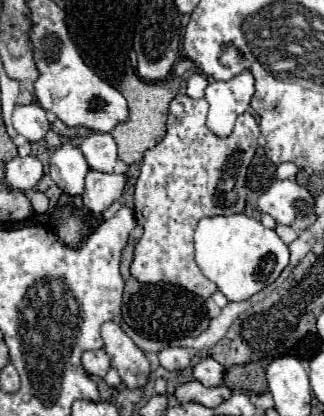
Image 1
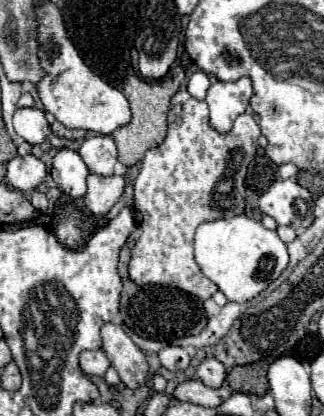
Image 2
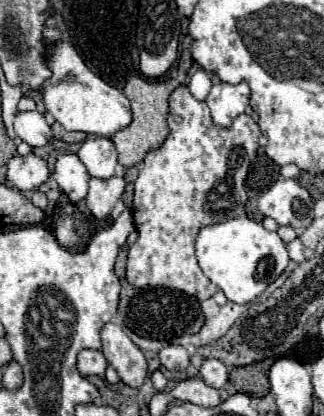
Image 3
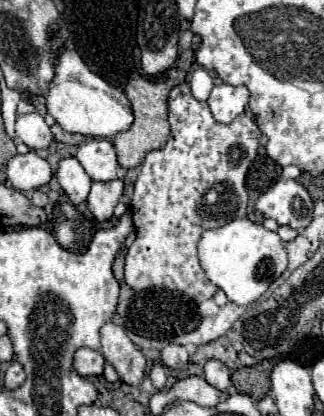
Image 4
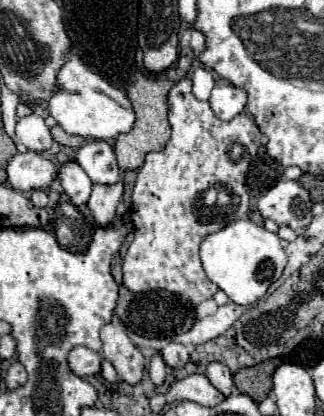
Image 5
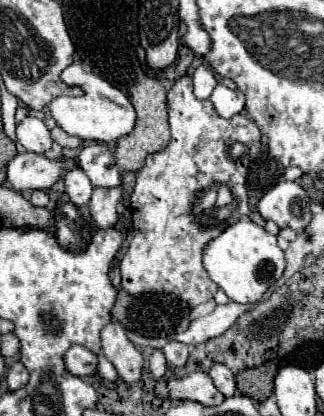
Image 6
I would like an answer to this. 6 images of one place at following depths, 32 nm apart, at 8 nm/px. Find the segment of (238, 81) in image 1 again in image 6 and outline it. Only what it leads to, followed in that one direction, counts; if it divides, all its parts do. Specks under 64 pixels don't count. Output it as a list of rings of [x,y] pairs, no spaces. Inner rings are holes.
[[[218,84],[210,96],[210,100],[214,102],[214,108],[220,116],[224,118],[232,118],[234,114],[244,110],[244,94],[240,90],[230,90],[224,84]]]

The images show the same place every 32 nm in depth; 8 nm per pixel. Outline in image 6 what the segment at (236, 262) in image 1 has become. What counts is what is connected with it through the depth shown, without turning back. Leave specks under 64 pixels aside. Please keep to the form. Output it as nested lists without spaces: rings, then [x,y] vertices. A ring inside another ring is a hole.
[[[238,220],[204,248],[204,268],[208,276],[228,294],[230,300],[240,304],[258,302],[268,286],[282,276],[284,264],[284,252],[278,248],[276,236],[252,220]]]

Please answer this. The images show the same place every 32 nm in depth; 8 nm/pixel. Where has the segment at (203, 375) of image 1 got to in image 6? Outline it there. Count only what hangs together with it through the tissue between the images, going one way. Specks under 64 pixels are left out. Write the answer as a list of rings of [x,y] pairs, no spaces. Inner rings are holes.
[[[214,364],[208,372],[216,384],[216,388],[224,394],[224,396],[234,396],[236,394],[236,378],[230,372],[230,368],[226,368],[224,364]]]

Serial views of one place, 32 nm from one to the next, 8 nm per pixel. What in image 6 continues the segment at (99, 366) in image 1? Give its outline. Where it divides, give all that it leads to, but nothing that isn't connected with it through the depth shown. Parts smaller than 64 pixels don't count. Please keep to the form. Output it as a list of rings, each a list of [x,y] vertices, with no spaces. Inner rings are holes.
[[[72,346],[64,354],[64,366],[74,376],[90,376],[96,372],[96,354],[84,346]]]

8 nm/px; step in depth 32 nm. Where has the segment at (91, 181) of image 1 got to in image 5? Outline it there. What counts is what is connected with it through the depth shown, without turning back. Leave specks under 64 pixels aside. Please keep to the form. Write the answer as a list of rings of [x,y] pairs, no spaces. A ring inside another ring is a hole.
[[[112,184],[108,188],[94,186],[92,196],[88,200],[88,208],[98,226],[108,226],[116,220],[116,206],[122,198],[122,184]]]

